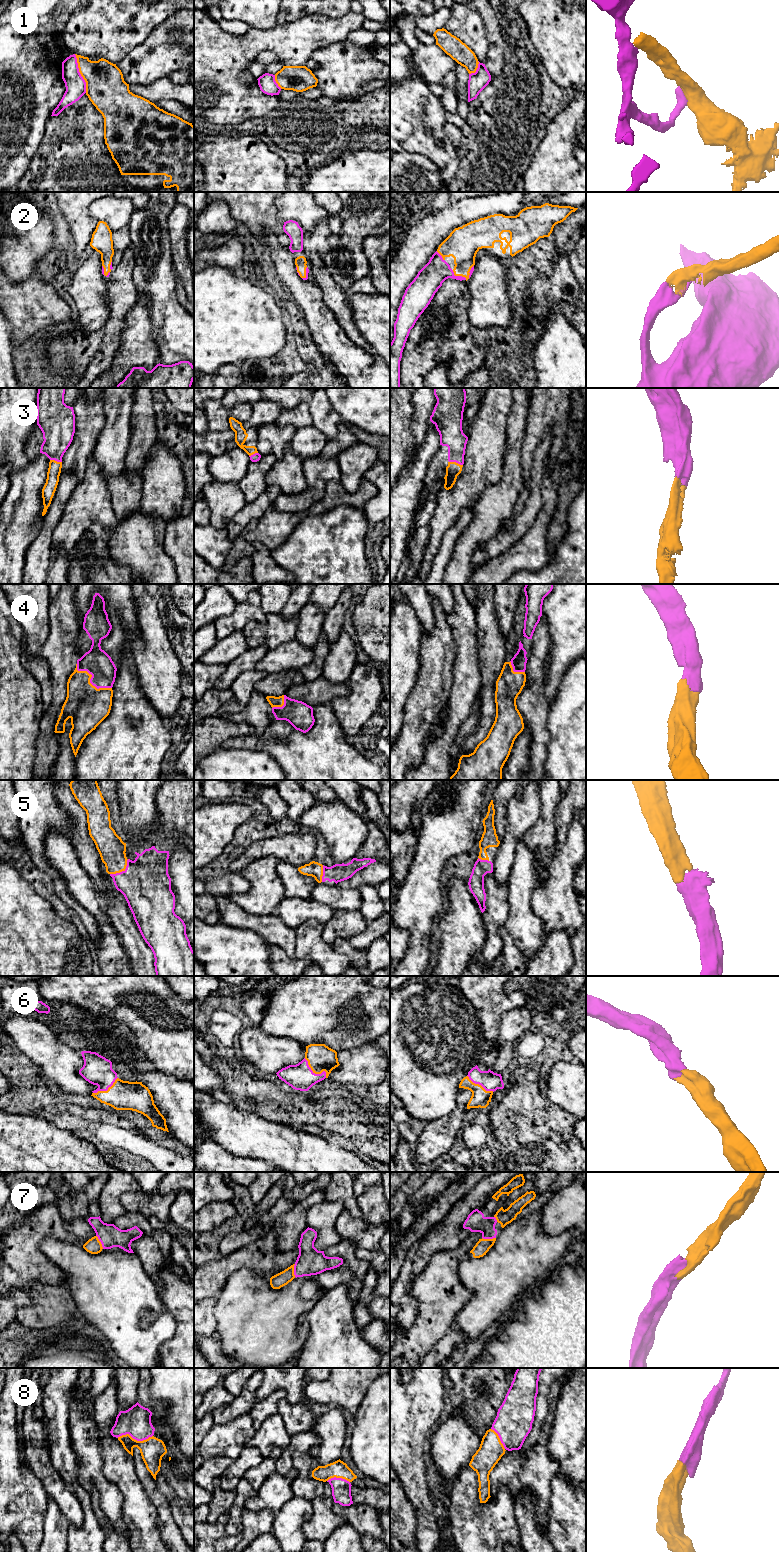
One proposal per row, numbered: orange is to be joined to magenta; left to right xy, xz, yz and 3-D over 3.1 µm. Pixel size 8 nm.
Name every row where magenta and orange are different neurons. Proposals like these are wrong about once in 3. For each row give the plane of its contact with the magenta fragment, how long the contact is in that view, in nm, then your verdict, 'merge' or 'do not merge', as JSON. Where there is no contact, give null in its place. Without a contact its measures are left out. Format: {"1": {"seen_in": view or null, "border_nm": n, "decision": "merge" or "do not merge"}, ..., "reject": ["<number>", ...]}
{"1": {"seen_in": "xy", "border_nm": 320, "decision": "do not merge"}, "2": {"seen_in": "yz", "border_nm": 140, "decision": "merge"}, "3": {"seen_in": "yz", "border_nm": 120, "decision": "merge"}, "4": {"seen_in": "xy", "border_nm": 340, "decision": "merge"}, "5": {"seen_in": "xy", "border_nm": 200, "decision": "merge"}, "6": {"seen_in": "xz", "border_nm": 240, "decision": "merge"}, "7": {"seen_in": "yz", "border_nm": 110, "decision": "merge"}, "8": {"seen_in": "xy", "border_nm": 280, "decision": "merge"}, "reject": ["1"]}

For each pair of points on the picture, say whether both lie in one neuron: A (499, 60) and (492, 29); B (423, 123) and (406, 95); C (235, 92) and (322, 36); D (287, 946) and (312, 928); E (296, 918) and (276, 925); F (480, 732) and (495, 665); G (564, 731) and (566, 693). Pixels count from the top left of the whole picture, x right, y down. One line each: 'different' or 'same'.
A: same
B: same
C: same
D: different
E: different
F: same
G: same

